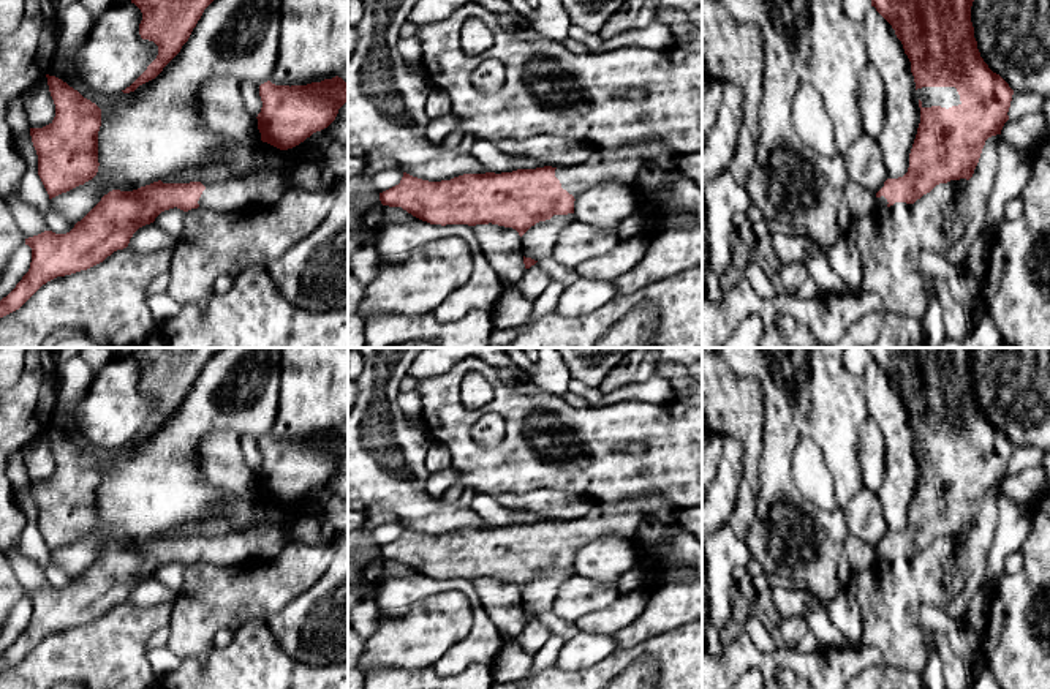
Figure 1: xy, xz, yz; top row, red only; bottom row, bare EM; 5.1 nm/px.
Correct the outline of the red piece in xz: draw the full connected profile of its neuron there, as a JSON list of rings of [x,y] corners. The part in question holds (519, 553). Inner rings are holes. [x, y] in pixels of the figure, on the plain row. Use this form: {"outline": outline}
{"outline": [[[555,523],[463,528],[441,536],[403,526],[398,539],[380,547],[380,555],[430,578],[492,577],[512,582],[522,591],[539,575],[574,567],[576,553],[561,542]]]}

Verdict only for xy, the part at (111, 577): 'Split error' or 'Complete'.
Complete

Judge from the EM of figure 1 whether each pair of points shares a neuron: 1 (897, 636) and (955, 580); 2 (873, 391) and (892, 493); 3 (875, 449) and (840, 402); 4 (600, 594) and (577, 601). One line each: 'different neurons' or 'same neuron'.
1: different neurons
2: same neuron
3: different neurons
4: same neuron

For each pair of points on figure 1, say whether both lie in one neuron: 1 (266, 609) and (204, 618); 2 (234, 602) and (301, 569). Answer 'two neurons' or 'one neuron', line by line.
1: one neuron
2: one neuron

